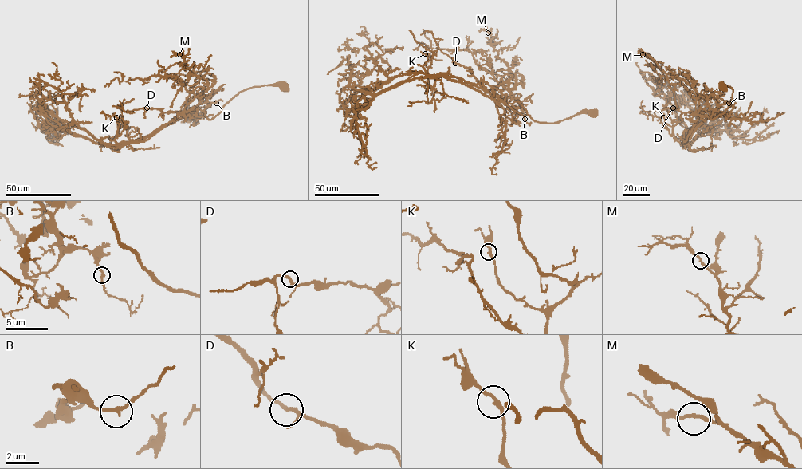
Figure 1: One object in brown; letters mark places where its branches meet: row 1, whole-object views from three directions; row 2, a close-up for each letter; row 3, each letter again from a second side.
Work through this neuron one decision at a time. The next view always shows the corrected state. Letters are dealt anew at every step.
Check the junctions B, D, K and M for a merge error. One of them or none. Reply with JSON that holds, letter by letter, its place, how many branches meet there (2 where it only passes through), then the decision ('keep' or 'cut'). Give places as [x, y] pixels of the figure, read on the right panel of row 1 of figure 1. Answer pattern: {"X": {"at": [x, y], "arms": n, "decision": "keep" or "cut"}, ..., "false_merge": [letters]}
{"B": {"at": [729, 103], "arms": 2, "decision": "keep"}, "D": {"at": [673, 108], "arms": 2, "decision": "keep"}, "K": {"at": [663, 117], "arms": 2, "decision": "keep"}, "M": {"at": [642, 54], "arms": 2, "decision": "keep"}, "false_merge": []}

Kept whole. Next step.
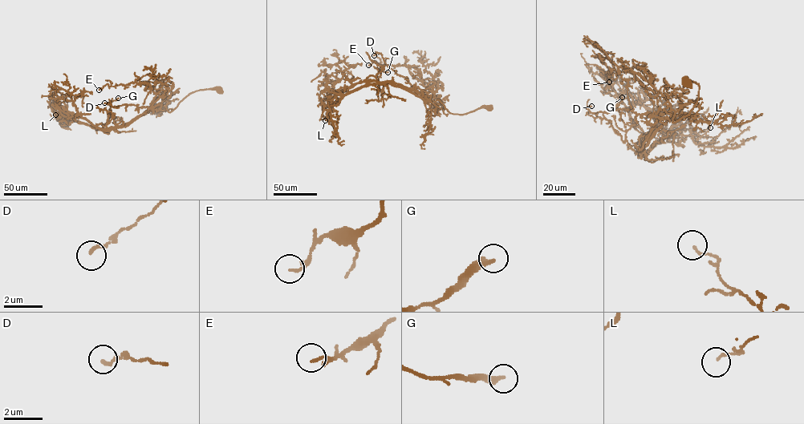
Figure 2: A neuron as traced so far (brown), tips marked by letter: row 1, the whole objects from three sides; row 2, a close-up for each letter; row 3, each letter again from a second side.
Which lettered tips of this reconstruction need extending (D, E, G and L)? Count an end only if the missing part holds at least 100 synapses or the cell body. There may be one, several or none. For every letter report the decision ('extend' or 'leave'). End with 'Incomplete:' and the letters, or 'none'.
D: leave
E: leave
G: leave
L: leave
Incomplete: none

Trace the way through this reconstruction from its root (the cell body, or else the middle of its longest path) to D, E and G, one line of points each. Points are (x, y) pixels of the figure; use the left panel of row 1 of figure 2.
D: (219, 90), (213, 88), (191, 93), (170, 112), (161, 105), (138, 107), (126, 103), (112, 107), (104, 102)
E: (219, 90), (213, 88), (191, 93), (169, 112), (160, 104), (164, 96), (143, 84), (106, 84), (99, 90)
G: (219, 90), (192, 92), (170, 112), (164, 106), (158, 106), (128, 123), (107, 128), (110, 102), (118, 98)

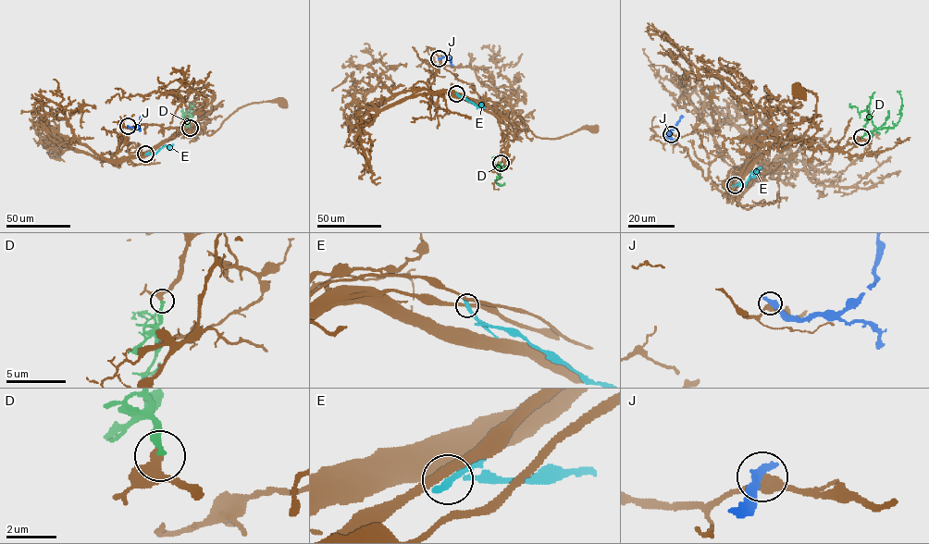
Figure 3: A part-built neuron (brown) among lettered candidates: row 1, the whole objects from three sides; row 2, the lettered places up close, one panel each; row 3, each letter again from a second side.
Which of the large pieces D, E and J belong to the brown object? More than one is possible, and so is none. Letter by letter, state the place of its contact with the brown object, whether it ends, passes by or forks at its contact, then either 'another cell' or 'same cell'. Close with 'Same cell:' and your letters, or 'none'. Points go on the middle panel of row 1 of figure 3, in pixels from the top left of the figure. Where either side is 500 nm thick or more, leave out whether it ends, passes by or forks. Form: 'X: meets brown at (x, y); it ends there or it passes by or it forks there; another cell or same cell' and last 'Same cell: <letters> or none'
D: meets brown at (501, 163); it ends there; same cell
E: meets brown at (456, 93); it ends there; another cell
J: meets brown at (439, 58); it ends there; another cell
Same cell: D

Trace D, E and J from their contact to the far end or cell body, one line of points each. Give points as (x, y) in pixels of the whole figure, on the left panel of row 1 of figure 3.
D: (190, 128), (185, 121), (193, 103)
E: (145, 154), (155, 154), (165, 145), (173, 144)
J: (128, 126), (135, 128), (142, 117)

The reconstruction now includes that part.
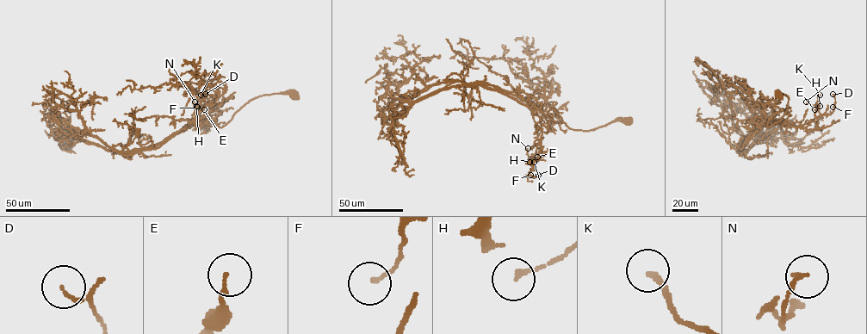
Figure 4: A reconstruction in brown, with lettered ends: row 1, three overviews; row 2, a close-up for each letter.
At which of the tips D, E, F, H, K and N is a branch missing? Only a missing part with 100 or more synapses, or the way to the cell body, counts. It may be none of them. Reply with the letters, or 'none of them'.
none of them

